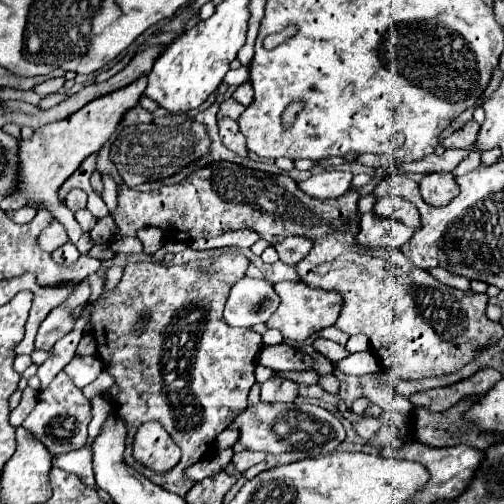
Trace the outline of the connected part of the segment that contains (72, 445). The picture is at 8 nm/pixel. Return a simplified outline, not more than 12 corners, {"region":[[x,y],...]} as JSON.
{"region":[[61,370],[23,422],[51,454],[87,442],[91,404]]}

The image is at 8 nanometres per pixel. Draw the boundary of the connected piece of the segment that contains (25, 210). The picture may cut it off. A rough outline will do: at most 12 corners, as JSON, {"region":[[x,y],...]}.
{"region":[[24,206],[6,212],[15,223],[26,224],[35,217],[37,210]]}

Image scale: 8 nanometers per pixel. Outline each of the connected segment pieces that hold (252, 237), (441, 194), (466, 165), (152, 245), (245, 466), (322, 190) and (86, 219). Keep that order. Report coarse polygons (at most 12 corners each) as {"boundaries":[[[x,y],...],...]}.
{"boundaries":[[[235,230],[219,238],[199,238],[191,250],[251,248],[259,240],[253,230]],[[425,174],[423,200],[445,206],[459,194],[453,174]],[[483,150],[473,152],[453,170],[455,176],[475,170]],[[143,228],[137,238],[145,254],[155,254],[163,246],[159,228]],[[237,452],[233,456],[237,472],[249,470],[265,460],[261,452]],[[321,172],[299,188],[313,198],[339,198],[351,172]],[[77,210],[75,218],[83,230],[93,230],[97,218],[87,210]]]}

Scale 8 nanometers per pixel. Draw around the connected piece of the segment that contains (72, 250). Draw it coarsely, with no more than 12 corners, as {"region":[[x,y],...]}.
{"region":[[71,242],[53,250],[55,262],[77,262],[81,252]]}

